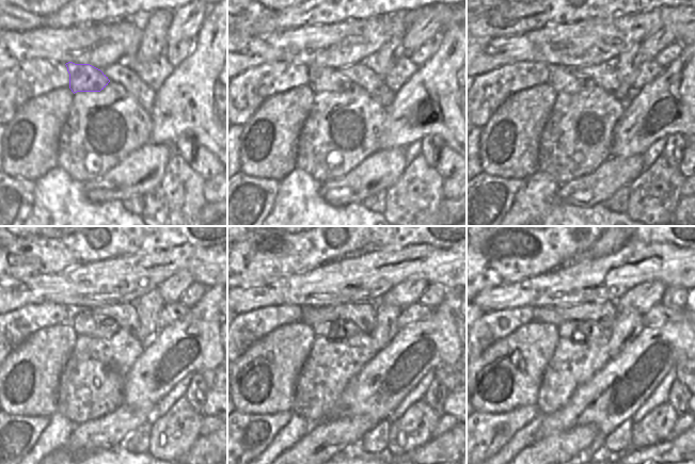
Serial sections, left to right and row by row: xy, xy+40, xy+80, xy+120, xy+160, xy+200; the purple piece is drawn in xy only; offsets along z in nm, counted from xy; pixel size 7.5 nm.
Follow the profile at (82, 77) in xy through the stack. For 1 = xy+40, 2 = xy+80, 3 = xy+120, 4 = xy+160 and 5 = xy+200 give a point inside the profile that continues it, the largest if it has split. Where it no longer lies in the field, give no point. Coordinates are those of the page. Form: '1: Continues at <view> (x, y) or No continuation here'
1: Continues at xy+40 (320, 78)
2: Continues at xy+80 (562, 79)
3: Continues at xy+120 (83, 323)
4: Continues at xy+160 (338, 330)
5: Continues at xy+200 (578, 331)

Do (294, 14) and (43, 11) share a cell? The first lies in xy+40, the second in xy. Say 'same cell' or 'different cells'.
different cells

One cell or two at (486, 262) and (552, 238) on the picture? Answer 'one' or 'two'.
one

